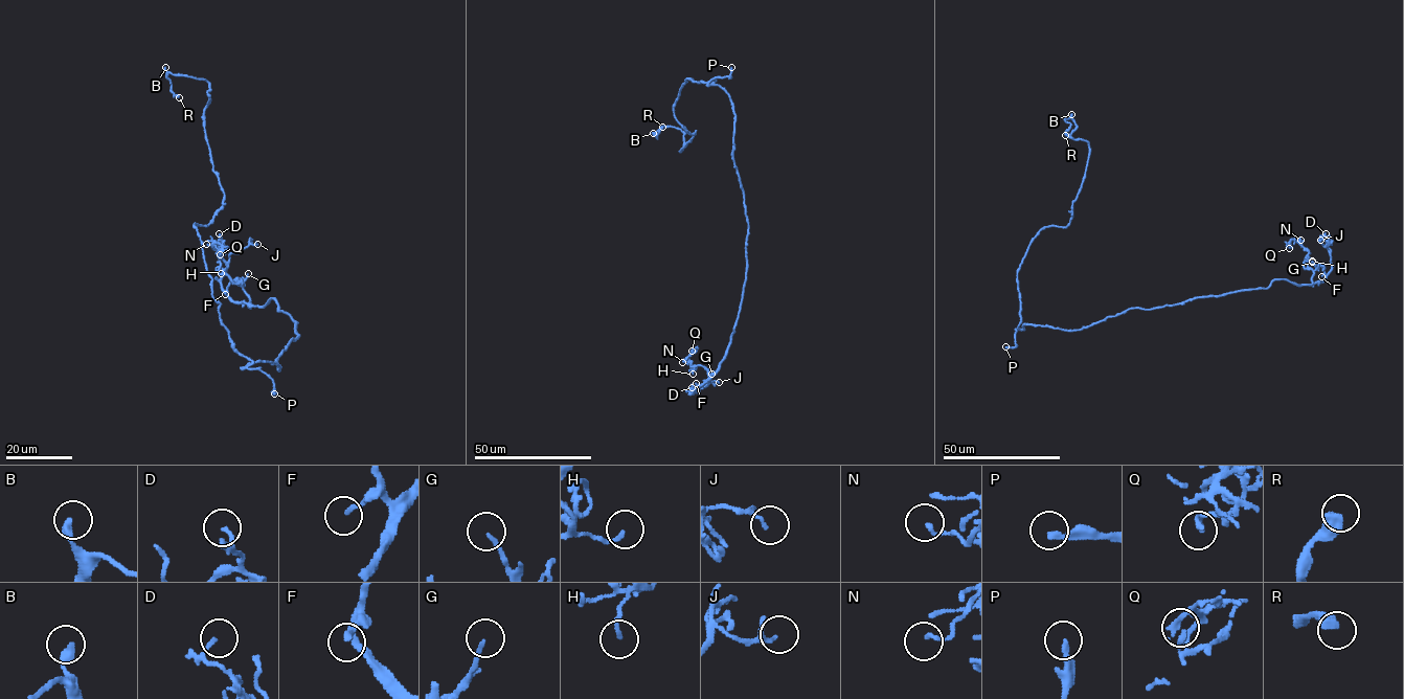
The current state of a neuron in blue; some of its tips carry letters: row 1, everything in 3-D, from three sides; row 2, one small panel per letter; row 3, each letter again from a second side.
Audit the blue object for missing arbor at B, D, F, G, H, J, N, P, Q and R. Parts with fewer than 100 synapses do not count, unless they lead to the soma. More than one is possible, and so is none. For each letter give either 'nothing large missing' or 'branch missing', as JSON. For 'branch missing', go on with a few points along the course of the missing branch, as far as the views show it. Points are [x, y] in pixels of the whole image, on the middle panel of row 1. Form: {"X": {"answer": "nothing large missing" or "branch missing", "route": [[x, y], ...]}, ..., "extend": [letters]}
{"B": {"answer": "nothing large missing"}, "D": {"answer": "nothing large missing"}, "F": {"answer": "nothing large missing"}, "G": {"answer": "nothing large missing"}, "H": {"answer": "nothing large missing"}, "J": {"answer": "nothing large missing"}, "N": {"answer": "nothing large missing"}, "P": {"answer": "branch missing", "route": [[731, 67], [729, 54], [700, 24], [681, 20], [593, 63], [571, 63], [563, 51], [570, 76], [557, 67]]}, "Q": {"answer": "nothing large missing"}, "R": {"answer": "nothing large missing"}, "extend": ["P"]}

